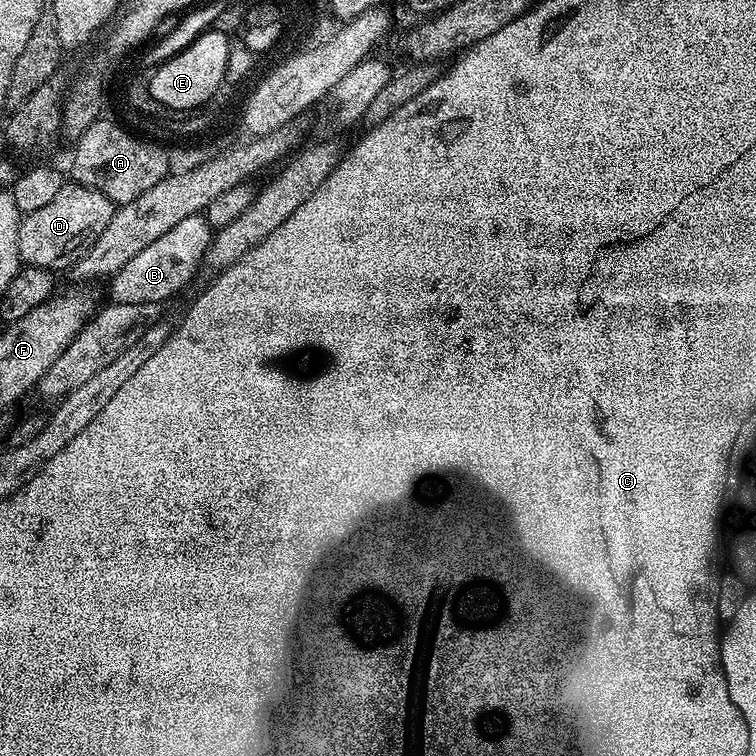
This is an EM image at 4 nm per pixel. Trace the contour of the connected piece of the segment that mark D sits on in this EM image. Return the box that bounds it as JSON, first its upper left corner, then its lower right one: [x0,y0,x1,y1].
[18,183,113,269]

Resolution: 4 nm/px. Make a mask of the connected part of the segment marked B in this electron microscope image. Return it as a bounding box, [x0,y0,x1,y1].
[110,215,214,304]

